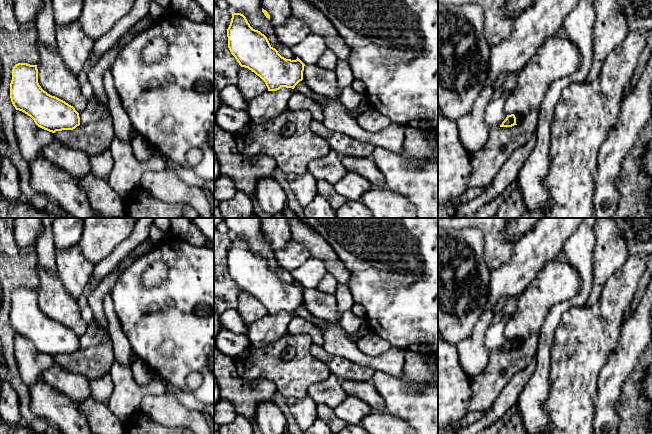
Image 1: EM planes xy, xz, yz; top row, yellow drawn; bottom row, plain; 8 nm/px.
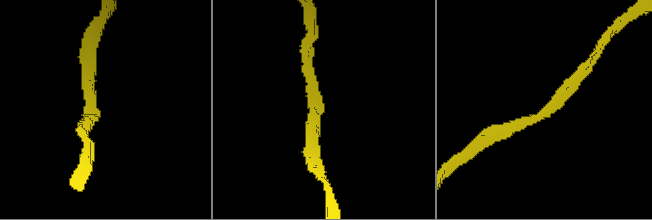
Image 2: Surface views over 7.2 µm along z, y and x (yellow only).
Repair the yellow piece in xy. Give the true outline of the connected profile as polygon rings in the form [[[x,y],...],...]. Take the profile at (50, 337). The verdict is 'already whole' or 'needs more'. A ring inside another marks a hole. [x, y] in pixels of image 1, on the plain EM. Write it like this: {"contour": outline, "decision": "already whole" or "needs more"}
{"contour": [[[18,287],[12,293],[10,322],[16,334],[30,340],[35,348],[49,356],[73,354],[80,349],[79,337],[65,325],[48,318],[38,307],[37,289]]], "decision": "already whole"}

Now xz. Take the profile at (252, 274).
{"contour": [[[232,237],[230,249],[227,253],[228,272],[241,291],[248,292],[259,300],[266,308],[268,315],[277,315],[281,311],[292,312],[303,304],[305,288],[297,281],[296,284],[282,281],[273,272],[267,261],[260,255],[253,253],[246,241],[241,237]]], "decision": "already whole"}

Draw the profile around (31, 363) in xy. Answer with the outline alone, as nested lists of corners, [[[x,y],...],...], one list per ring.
[[[19,334],[14,338],[14,357],[20,376],[28,387],[39,382],[43,372],[54,364],[54,357],[38,351],[30,340]]]

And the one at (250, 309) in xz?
[[[241,290],[238,294],[238,305],[236,310],[247,327],[268,315],[265,306],[259,300],[248,292]]]

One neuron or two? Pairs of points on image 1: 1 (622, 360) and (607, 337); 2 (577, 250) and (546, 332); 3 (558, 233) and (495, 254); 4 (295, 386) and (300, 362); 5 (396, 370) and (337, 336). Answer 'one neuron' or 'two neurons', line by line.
1: two neurons
2: one neuron
3: two neurons
4: one neuron
5: one neuron

